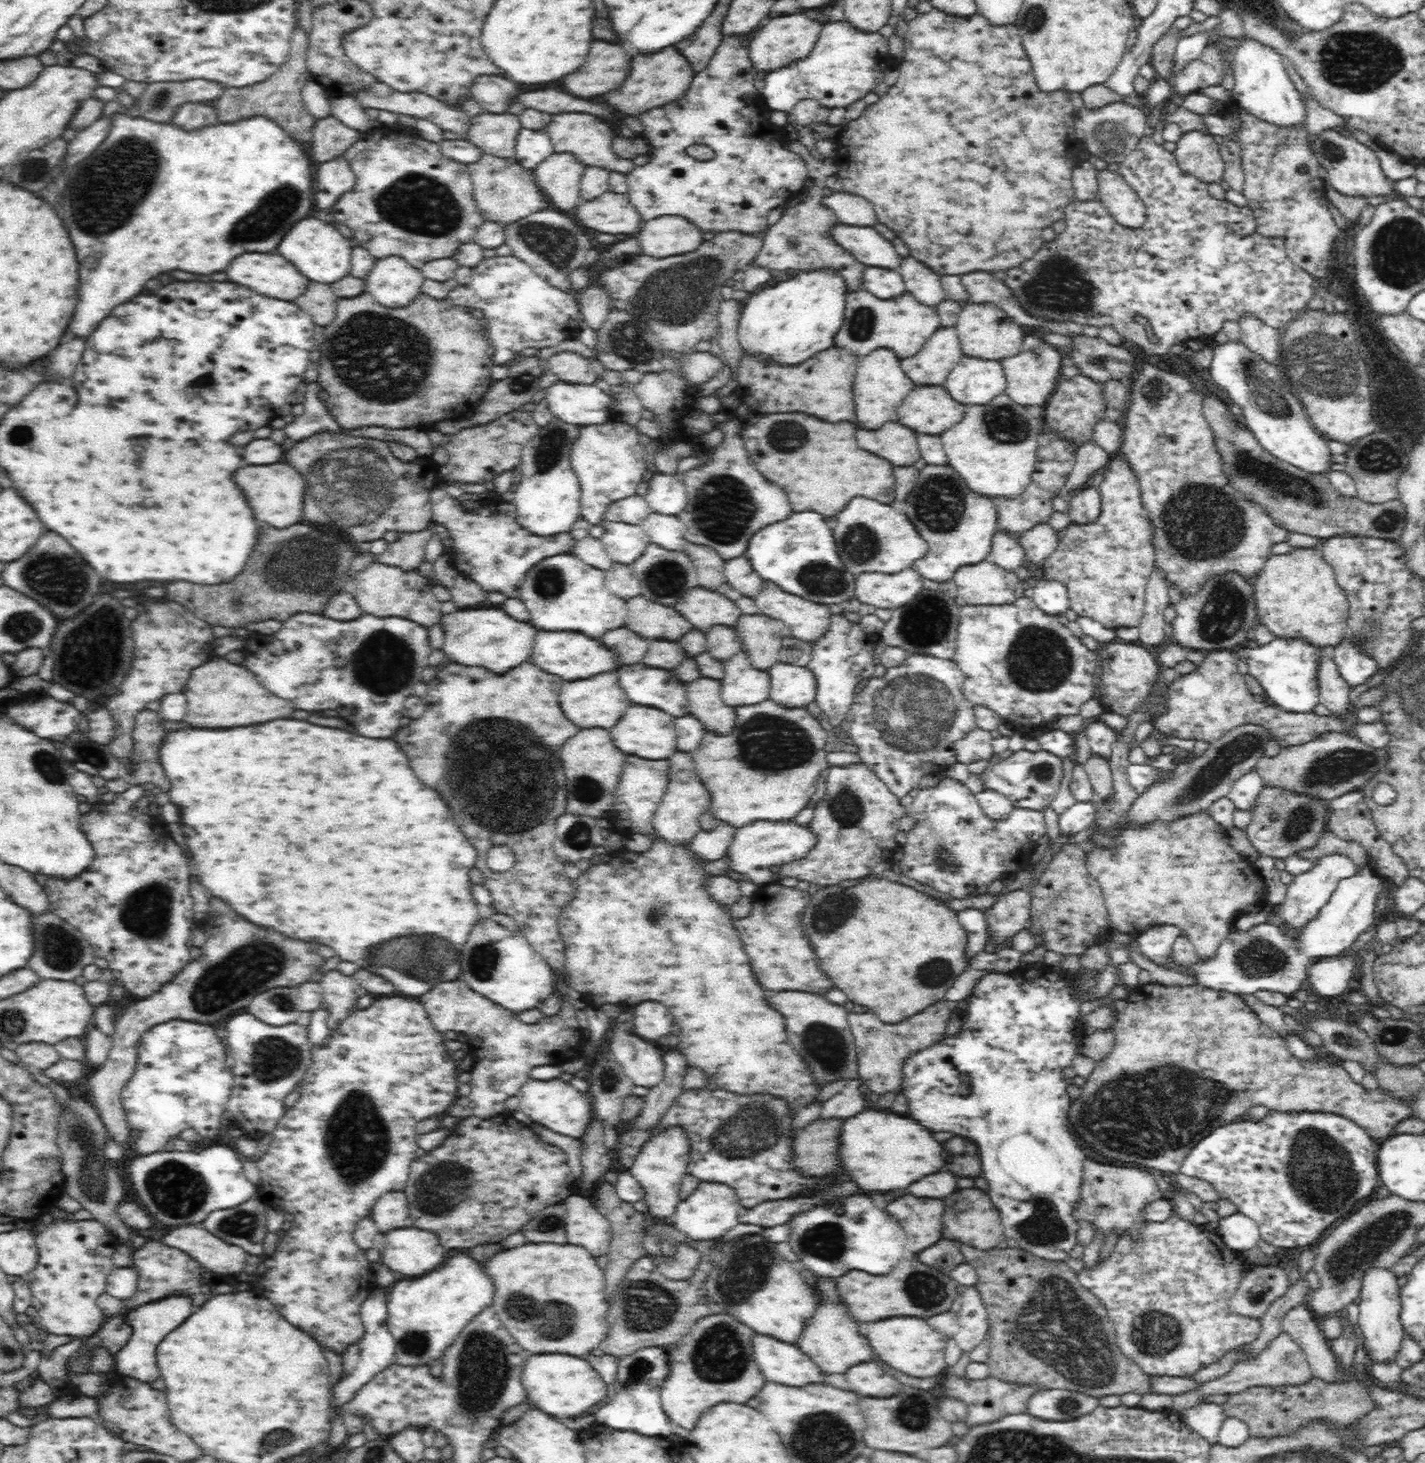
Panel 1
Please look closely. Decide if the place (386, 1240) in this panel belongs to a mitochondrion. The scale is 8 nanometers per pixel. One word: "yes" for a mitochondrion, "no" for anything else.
no

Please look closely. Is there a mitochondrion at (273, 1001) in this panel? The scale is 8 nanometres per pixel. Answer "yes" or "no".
yes

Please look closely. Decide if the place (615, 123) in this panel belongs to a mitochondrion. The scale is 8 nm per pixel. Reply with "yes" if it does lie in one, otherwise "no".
no

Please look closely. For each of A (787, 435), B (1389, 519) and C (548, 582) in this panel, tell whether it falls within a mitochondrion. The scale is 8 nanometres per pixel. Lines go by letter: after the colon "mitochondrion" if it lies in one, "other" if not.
A: mitochondrion
B: mitochondrion
C: mitochondrion

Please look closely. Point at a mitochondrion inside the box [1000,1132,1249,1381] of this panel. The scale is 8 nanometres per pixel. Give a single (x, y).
(1042, 1226)

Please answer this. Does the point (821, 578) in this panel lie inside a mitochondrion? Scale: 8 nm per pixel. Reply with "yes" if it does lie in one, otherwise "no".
yes

